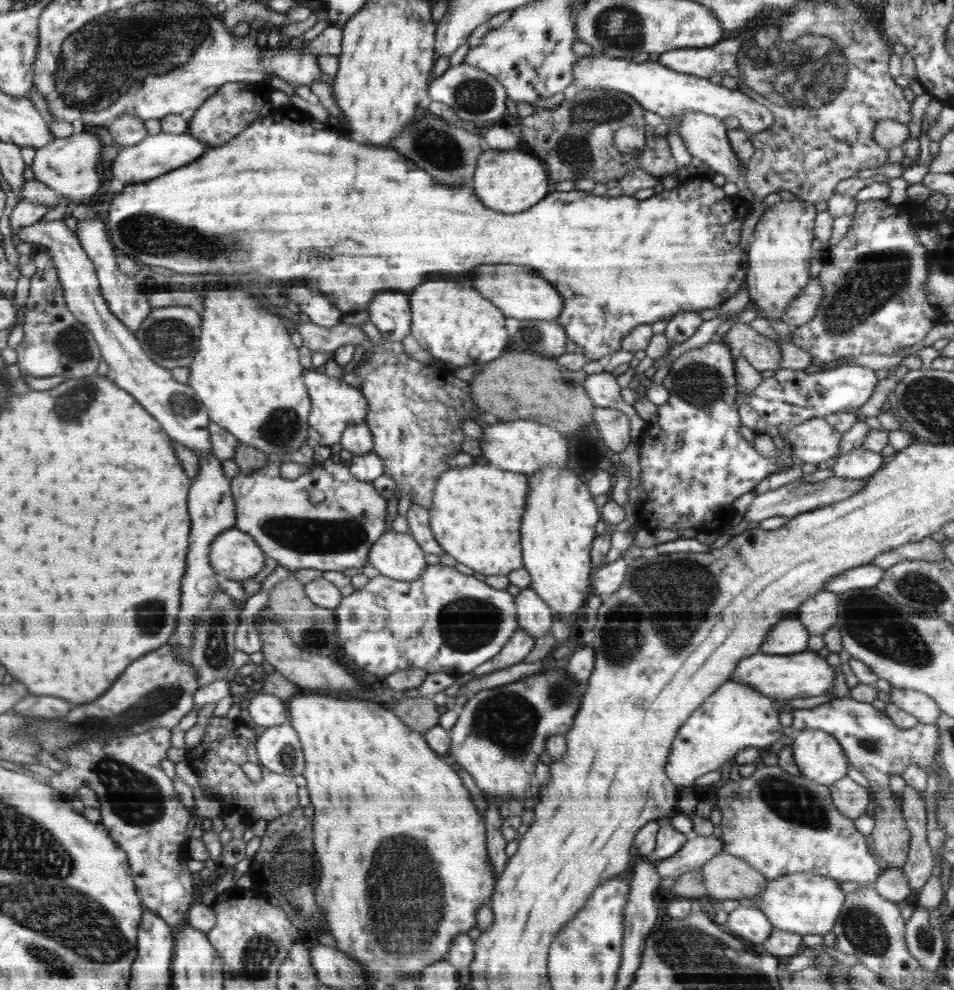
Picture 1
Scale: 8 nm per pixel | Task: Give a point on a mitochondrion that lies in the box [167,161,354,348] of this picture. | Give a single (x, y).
(312, 253)

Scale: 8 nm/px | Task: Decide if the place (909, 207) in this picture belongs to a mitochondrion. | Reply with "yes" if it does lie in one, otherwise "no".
no

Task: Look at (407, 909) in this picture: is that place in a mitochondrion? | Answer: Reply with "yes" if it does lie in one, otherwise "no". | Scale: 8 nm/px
yes

